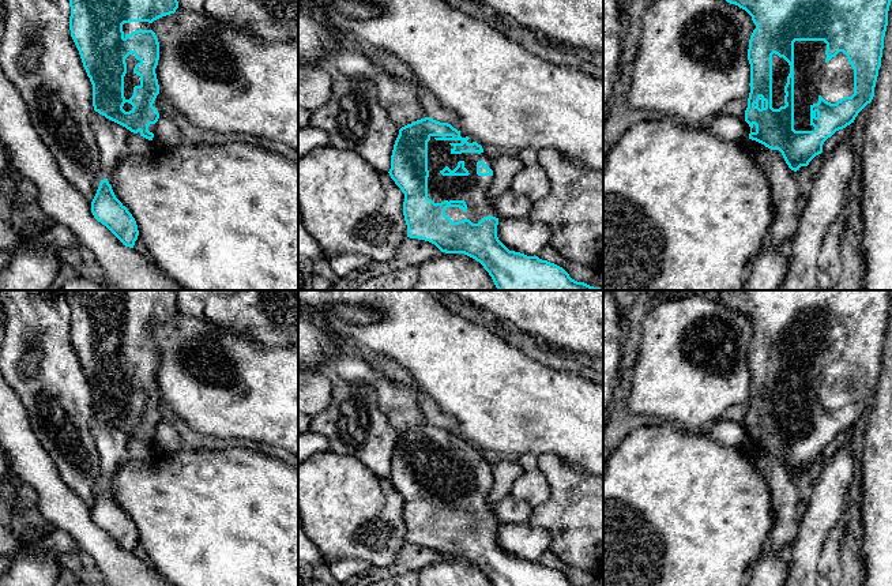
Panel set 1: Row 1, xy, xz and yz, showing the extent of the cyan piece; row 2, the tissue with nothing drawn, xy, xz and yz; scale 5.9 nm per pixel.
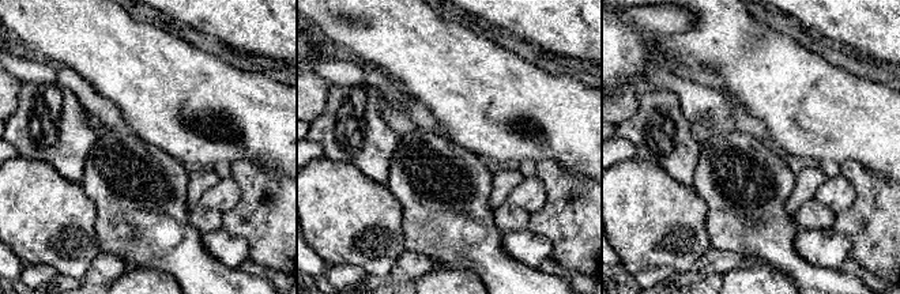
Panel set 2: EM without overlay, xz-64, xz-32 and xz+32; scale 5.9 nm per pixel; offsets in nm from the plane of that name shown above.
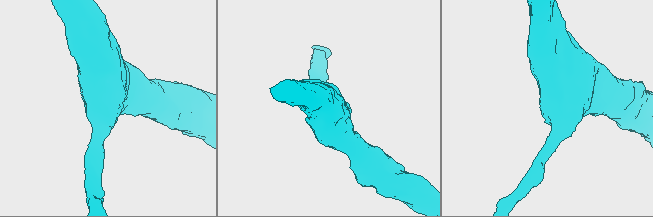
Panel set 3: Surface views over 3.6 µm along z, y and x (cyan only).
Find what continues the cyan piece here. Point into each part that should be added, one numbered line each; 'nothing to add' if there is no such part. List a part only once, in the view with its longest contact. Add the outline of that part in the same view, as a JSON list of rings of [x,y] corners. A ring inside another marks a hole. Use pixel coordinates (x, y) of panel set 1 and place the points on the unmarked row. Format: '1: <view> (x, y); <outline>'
1: xz (473, 494); [[[430,442],[428,447],[428,503],[434,508],[441,508],[444,506],[464,506],[467,510],[467,516],[464,518],[459,512],[447,512],[445,521],[448,521],[453,527],[462,526],[464,523],[470,525],[473,529],[478,529],[483,522],[497,522],[492,504],[488,500],[492,481],[478,481],[477,467],[483,466],[493,476],[493,466],[485,458],[462,458],[452,459],[453,448],[462,448],[462,446],[452,446],[452,442]],[[463,466],[464,473],[468,476],[468,481],[443,481],[440,477],[448,472],[453,476],[458,467]]]

